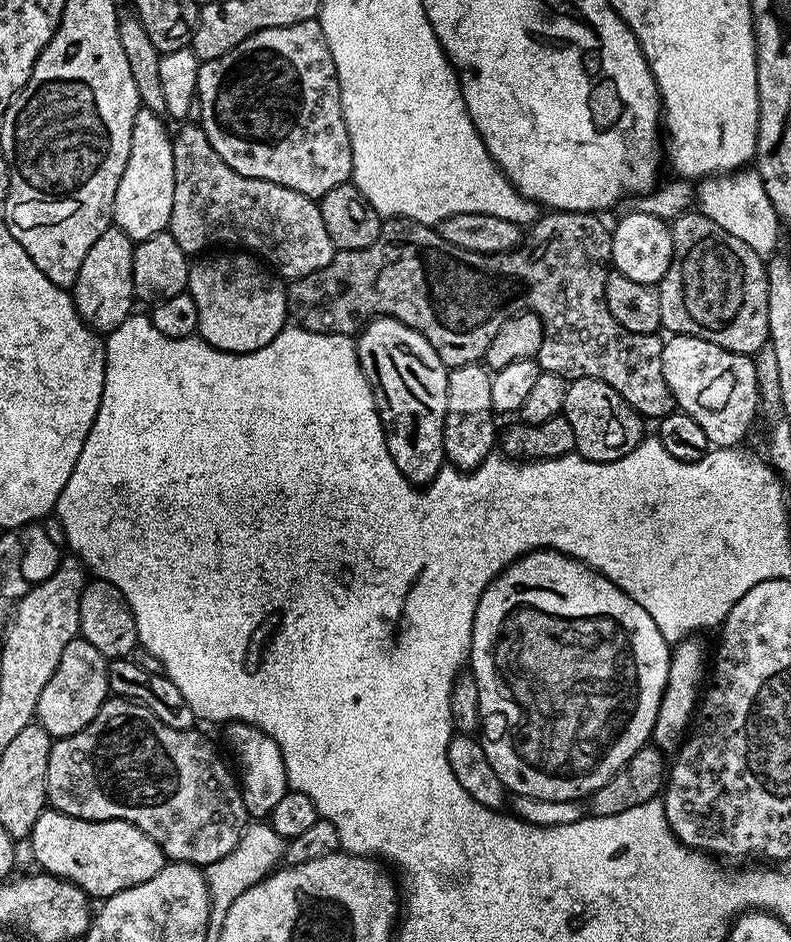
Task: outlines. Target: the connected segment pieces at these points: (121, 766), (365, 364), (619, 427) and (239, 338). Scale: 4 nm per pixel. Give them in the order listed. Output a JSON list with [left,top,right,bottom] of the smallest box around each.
[[46,698,246,866],[355,316,450,486],[562,377,646,462],[186,255,289,352]]

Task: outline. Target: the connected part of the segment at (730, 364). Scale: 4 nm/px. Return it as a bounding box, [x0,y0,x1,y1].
[662,335,759,448]

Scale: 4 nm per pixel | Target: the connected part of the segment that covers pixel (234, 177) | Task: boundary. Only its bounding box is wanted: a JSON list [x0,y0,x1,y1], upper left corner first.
[167,122,338,282]

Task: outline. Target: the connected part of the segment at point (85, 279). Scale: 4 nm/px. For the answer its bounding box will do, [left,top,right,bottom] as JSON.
[70,226,134,332]

